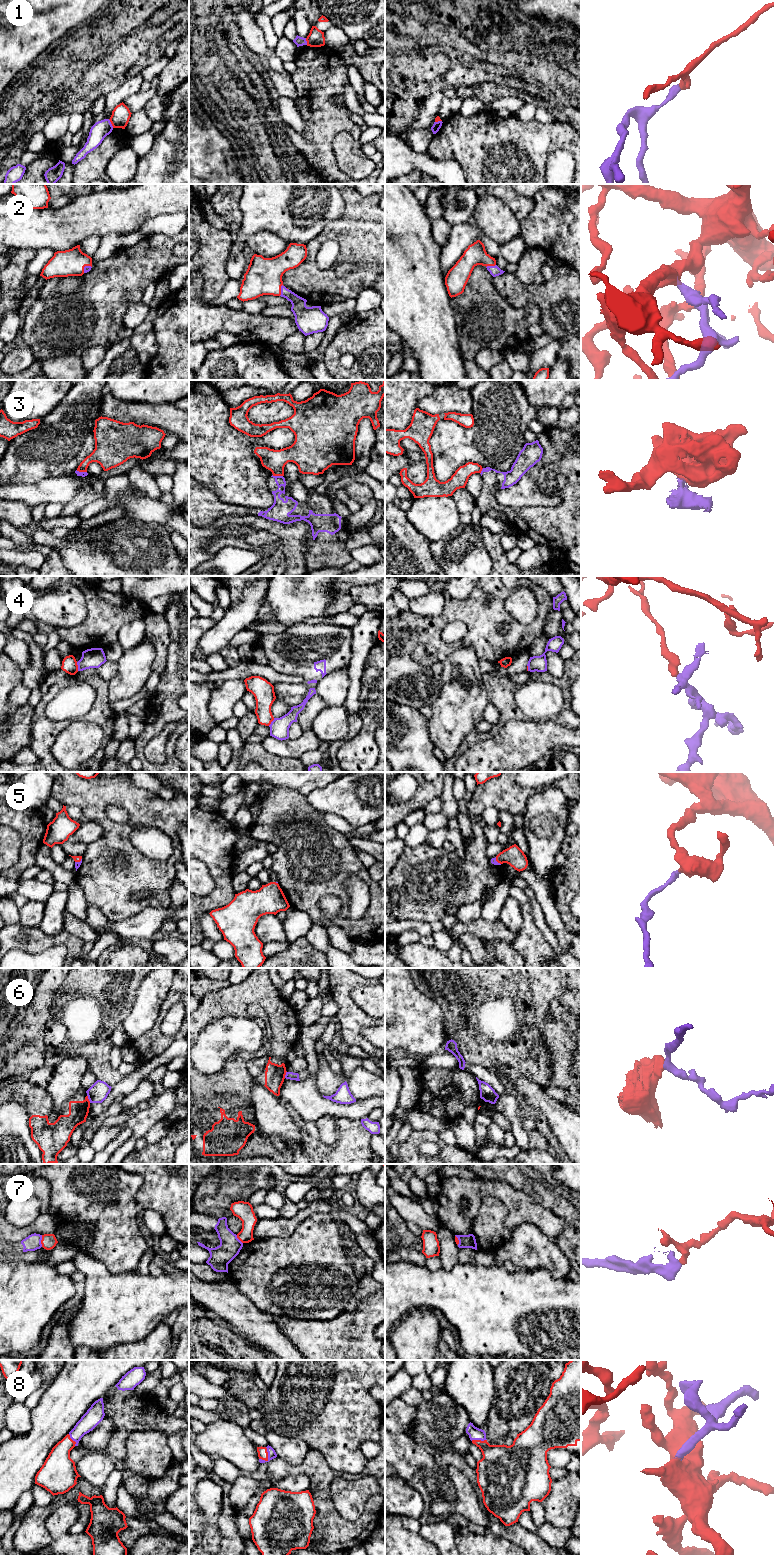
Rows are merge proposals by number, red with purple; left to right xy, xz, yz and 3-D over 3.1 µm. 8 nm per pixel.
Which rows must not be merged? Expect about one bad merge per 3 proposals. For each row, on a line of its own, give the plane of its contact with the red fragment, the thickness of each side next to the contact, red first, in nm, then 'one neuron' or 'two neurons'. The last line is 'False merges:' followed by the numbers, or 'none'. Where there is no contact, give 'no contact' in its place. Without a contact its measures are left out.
1: contact in xy; calibres 150 and 140 nm; two neurons
2: contact in xz; calibres 280 and 130 nm; one neuron
3: contact in xz; calibres 180 and 120 nm; two neurons
4: contact in xy; calibres 130 and 160 nm; two neurons
5: contact in yz; calibres 160 and 50 nm; one neuron
6: contact in xy; calibres 160 and 160 nm; two neurons
7: contact in xy; calibres 120 and 130 nm; two neurons
8: contact in xz; calibres 80 and 70 nm; one neuron
False merges: 1, 3, 4, 6, 7

